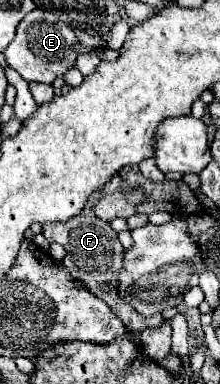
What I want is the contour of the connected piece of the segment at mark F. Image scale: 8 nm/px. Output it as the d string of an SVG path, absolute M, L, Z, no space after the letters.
M114 175L110 179L108 185L104 185L100 191L94 193L94 197L88 199L84 211L78 215L78 217L72 217L70 221L64 221L64 223L44 223L42 225L42 233L48 241L56 241L60 243L64 249L66 249L66 255L62 259L62 265L68 269L68 273L82 281L82 285L94 293L96 297L100 297L102 301L106 301L112 311L122 319L122 323L136 331L136 333L142 333L144 329L148 327L158 327L164 323L164 317L162 313L156 313L152 317L144 317L140 315L136 309L132 309L122 297L120 297L120 287L118 287L118 273L122 271L122 265L124 265L124 249L118 241L118 233L110 227L108 221L102 221L98 217L94 217L94 205L108 193L114 193L114 191L120 191L124 187L124 179L120 175Z

